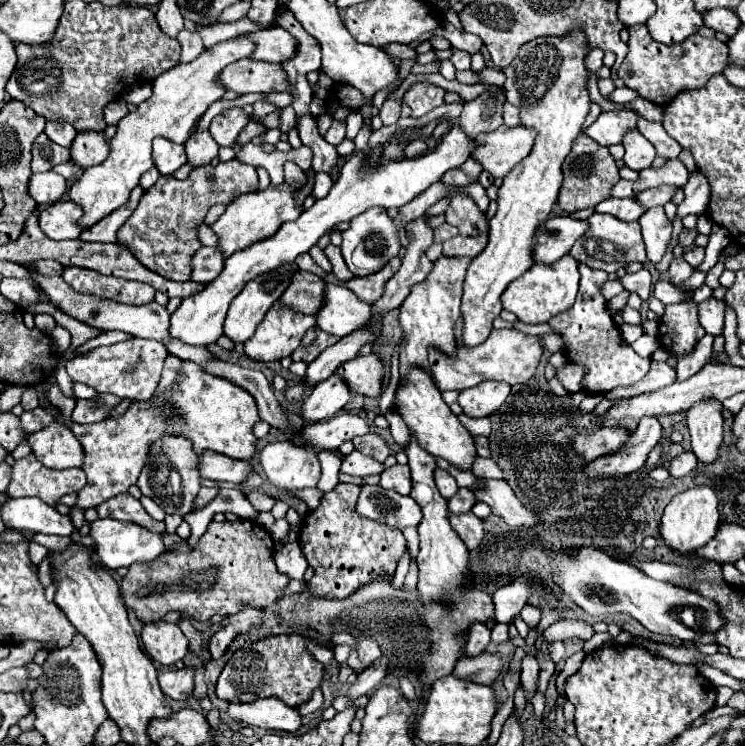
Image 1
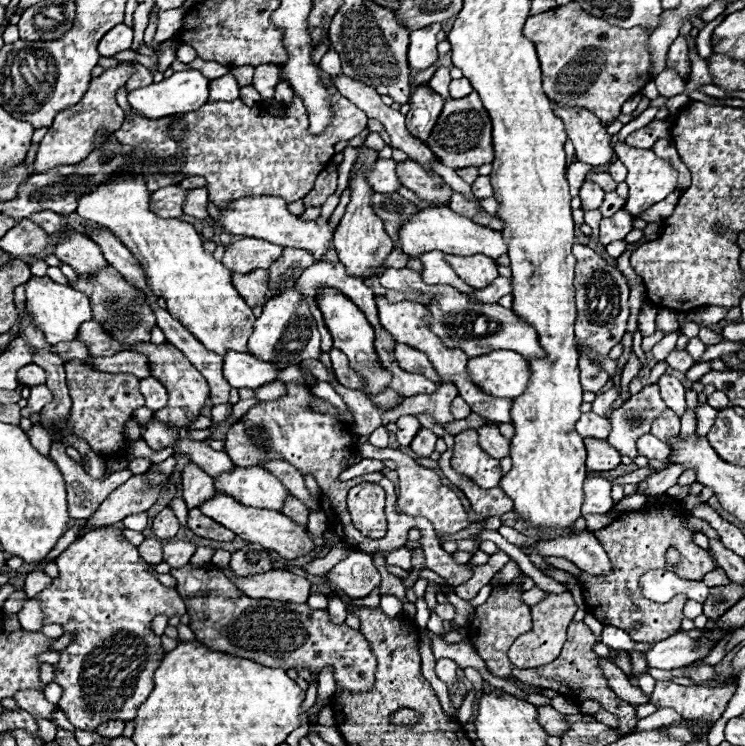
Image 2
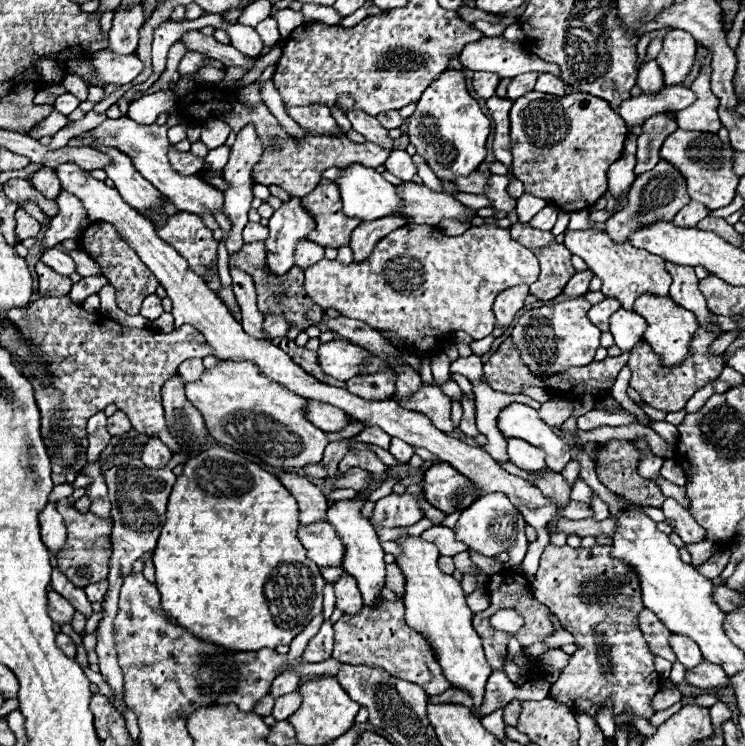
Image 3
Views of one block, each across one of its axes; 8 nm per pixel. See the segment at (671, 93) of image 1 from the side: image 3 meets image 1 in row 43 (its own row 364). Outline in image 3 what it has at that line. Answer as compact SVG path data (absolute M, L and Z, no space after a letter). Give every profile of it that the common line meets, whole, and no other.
M702 328L696 332L696 336L692 338L692 356L688 356L688 360L684 364L680 364L680 368L660 368L660 360L656 360L656 354L644 344L636 344L636 348L632 348L630 358L628 358L628 366L632 370L632 378L630 378L630 388L634 388L640 398L662 412L676 412L682 410L686 406L686 402L692 398L692 394L696 390L700 390L702 386L706 386L710 380L714 380L716 376L720 376L724 362L720 356L710 356L708 354L708 346L714 342L714 338L710 336L710 332L704 332Z

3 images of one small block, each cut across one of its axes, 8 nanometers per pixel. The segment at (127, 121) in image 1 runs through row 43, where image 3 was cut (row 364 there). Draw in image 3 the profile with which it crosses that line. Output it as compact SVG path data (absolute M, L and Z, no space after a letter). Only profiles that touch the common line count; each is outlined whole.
M222 360L216 368L206 370L202 374L202 380L188 382L186 396L198 408L198 412L204 416L210 436L214 436L222 444L232 446L234 450L248 452L248 454L260 458L262 462L266 462L272 468L298 470L308 464L318 464L322 460L324 448L330 444L326 434L320 432L320 428L316 428L306 418L308 400L300 400L300 396L292 396L286 388L280 388L280 384L264 378L252 362Z

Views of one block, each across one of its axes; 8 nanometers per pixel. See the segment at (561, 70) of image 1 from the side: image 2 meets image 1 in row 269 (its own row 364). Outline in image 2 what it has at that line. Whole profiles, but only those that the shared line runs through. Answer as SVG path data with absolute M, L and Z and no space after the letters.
M494 350L468 360L472 380L496 398L516 398L530 382L530 366L512 350Z

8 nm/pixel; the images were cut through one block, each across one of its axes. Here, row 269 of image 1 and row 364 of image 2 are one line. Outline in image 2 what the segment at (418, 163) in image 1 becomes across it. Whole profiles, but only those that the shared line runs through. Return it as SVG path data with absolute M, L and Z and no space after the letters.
M226 352L224 376L232 388L260 388L276 382L282 370L272 362L262 362L248 352Z

